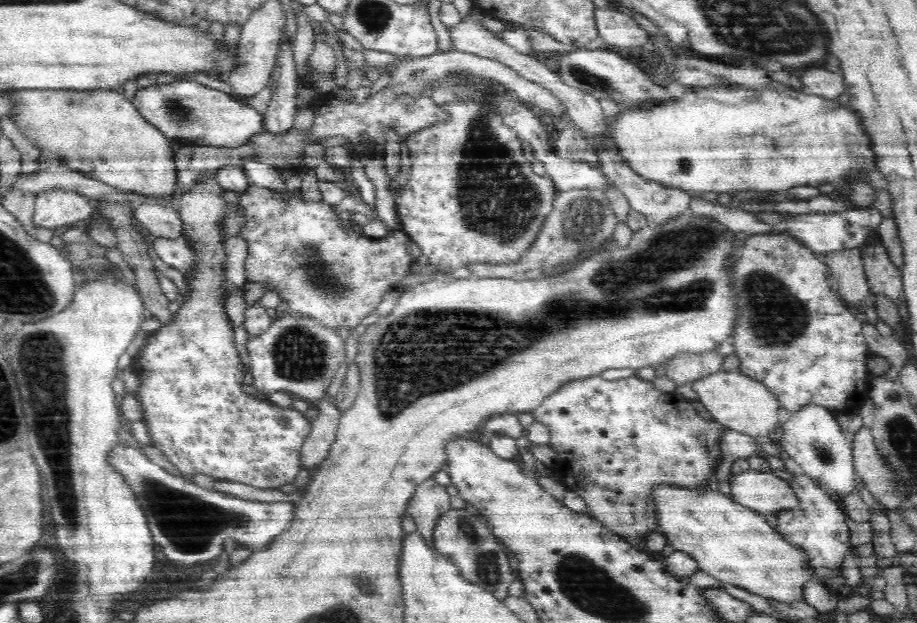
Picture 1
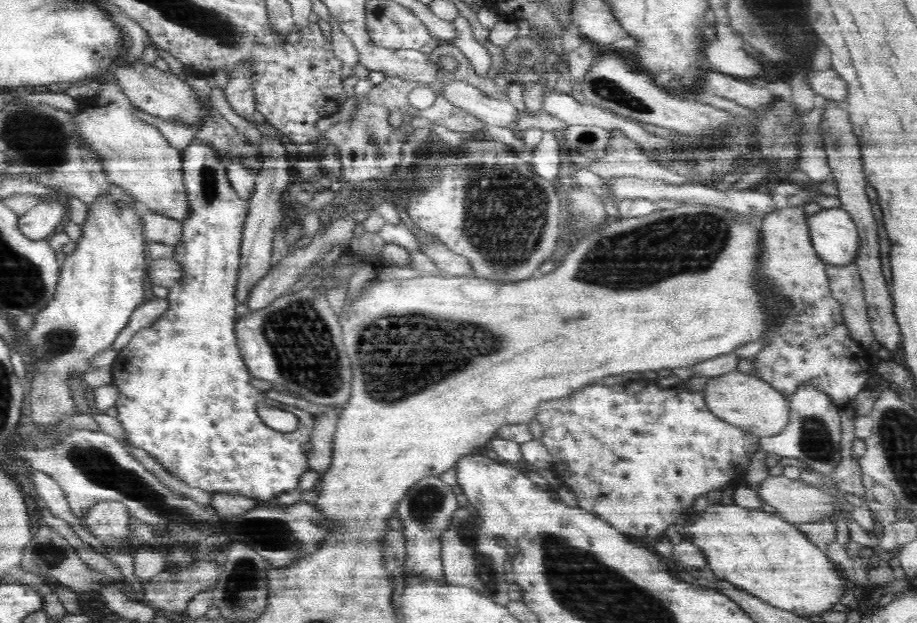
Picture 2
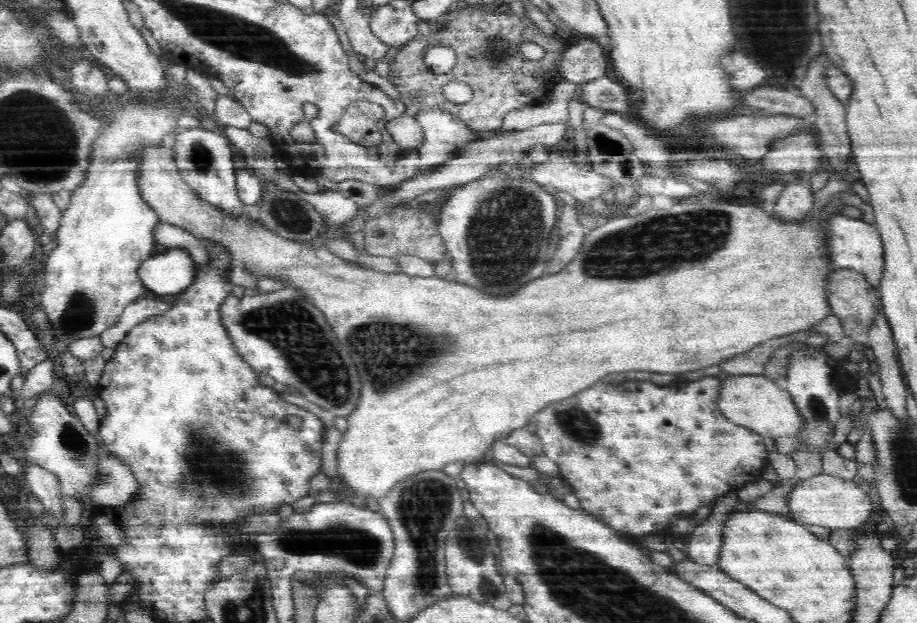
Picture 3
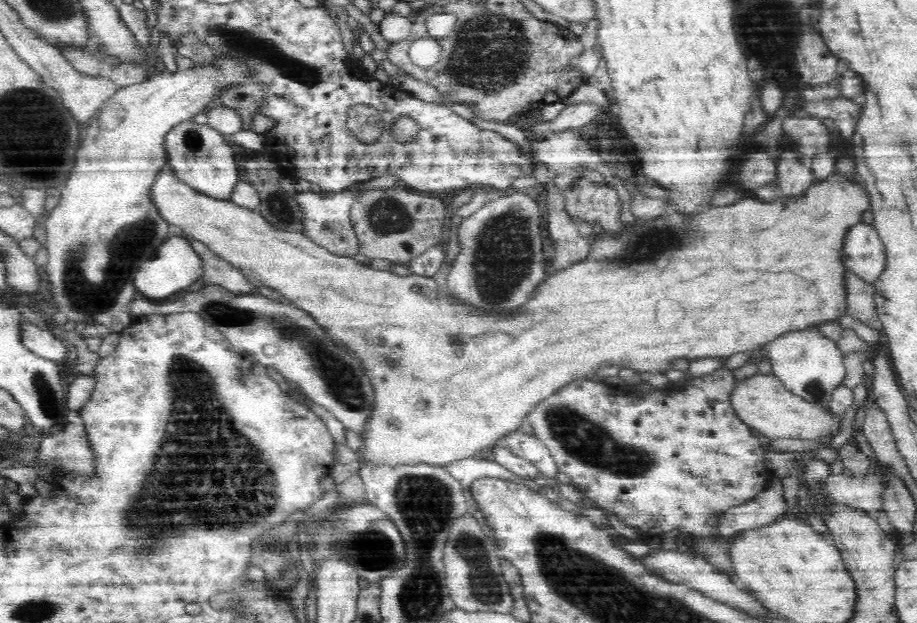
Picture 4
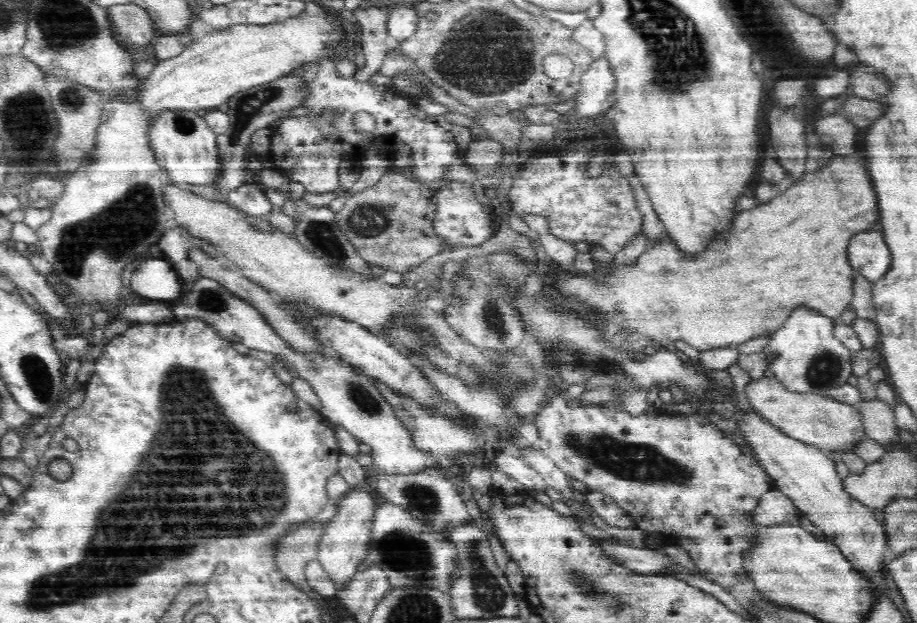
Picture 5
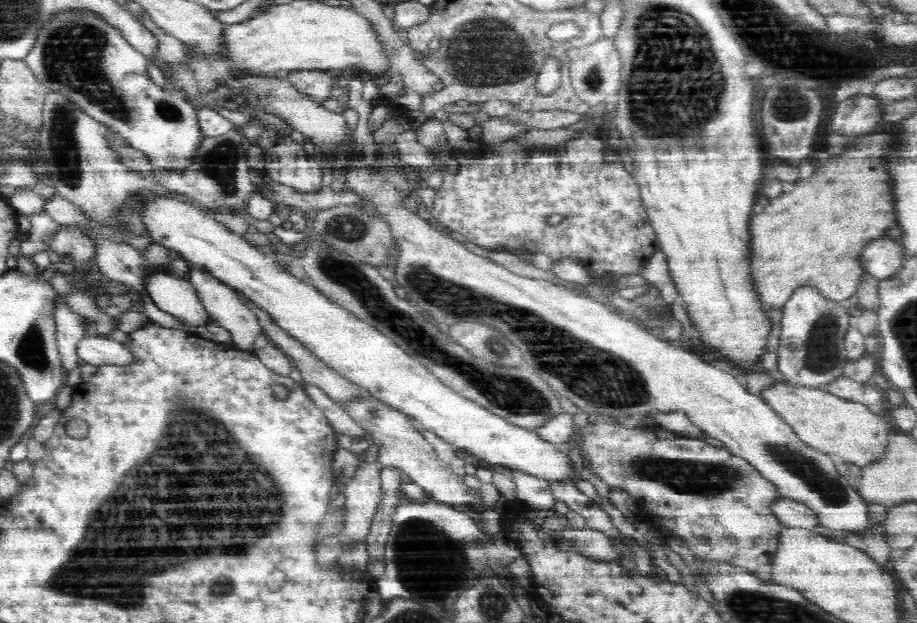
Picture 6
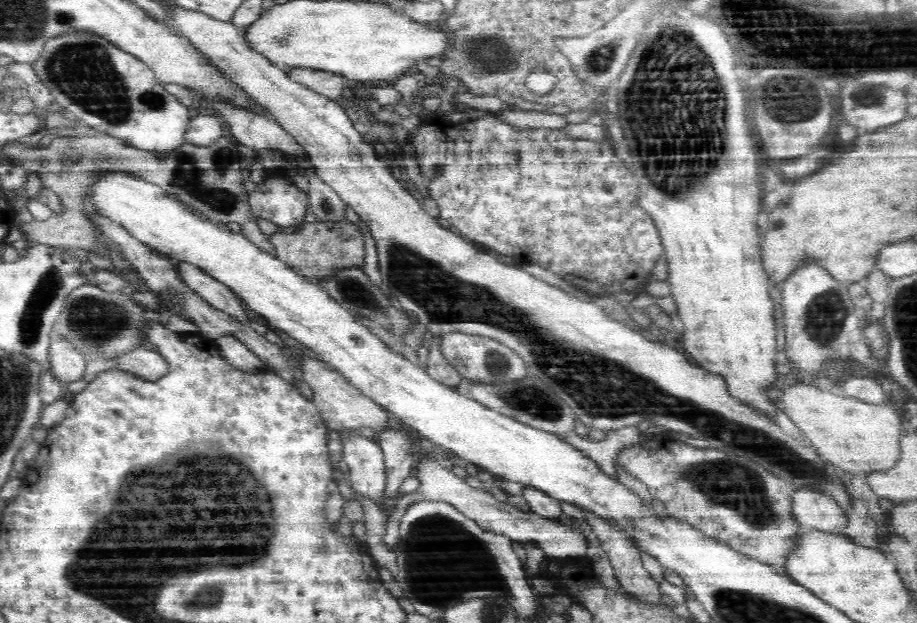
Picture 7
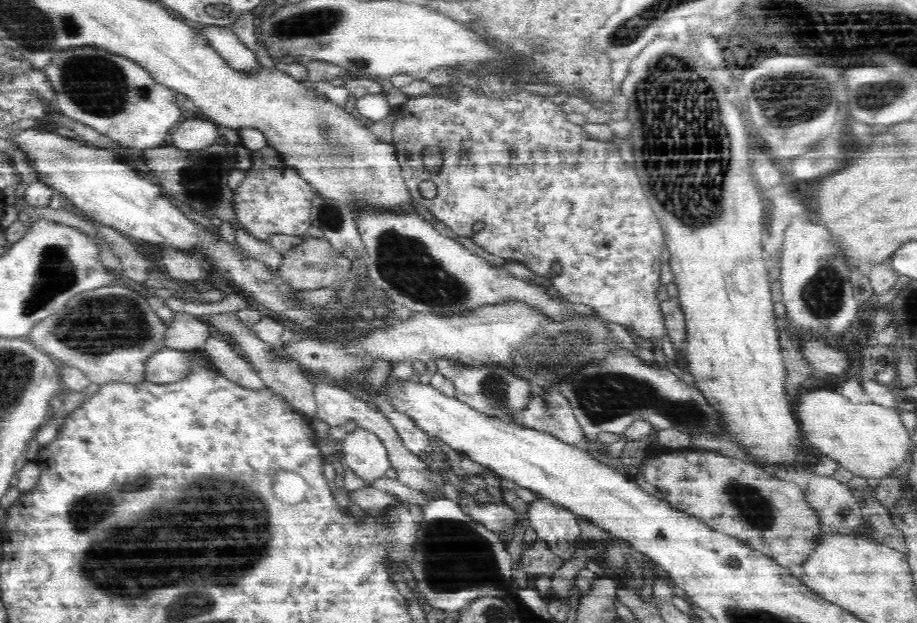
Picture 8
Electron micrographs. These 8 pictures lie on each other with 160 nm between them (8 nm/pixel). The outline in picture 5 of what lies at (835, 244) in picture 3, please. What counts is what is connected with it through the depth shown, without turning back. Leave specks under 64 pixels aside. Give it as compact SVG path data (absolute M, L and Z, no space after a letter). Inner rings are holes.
M864 232L850 242L850 265L868 280L880 280L892 266L892 252L883 234Z

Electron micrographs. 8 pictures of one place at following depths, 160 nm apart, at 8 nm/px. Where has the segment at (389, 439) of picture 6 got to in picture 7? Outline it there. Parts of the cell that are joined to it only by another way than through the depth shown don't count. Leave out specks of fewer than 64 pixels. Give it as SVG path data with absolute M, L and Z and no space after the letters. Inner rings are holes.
M416 450L417 457L415 470L418 469L417 476L421 480L421 486L416 492L412 494L402 494L398 496L393 502L396 502L392 513L387 516L387 524L385 525L385 534L383 535L384 545L390 545L391 550L397 550L400 542L400 522L402 516L406 514L408 508L415 502L420 500L445 500L452 504L459 512L464 513L468 518L478 523L480 528L492 531L496 534L504 535L511 541L519 543L526 543L527 541L534 541L542 548L545 554L550 556L559 556L560 558L568 558L570 560L585 557L587 549L587 540L583 533L577 533L566 525L559 525L540 517L532 512L524 512L518 510L512 504L512 501L501 502L494 496L490 495L483 489L475 489L470 487L465 481L459 479L453 472L450 471L450 465L445 462L435 462L432 459L420 457L420 453Z

